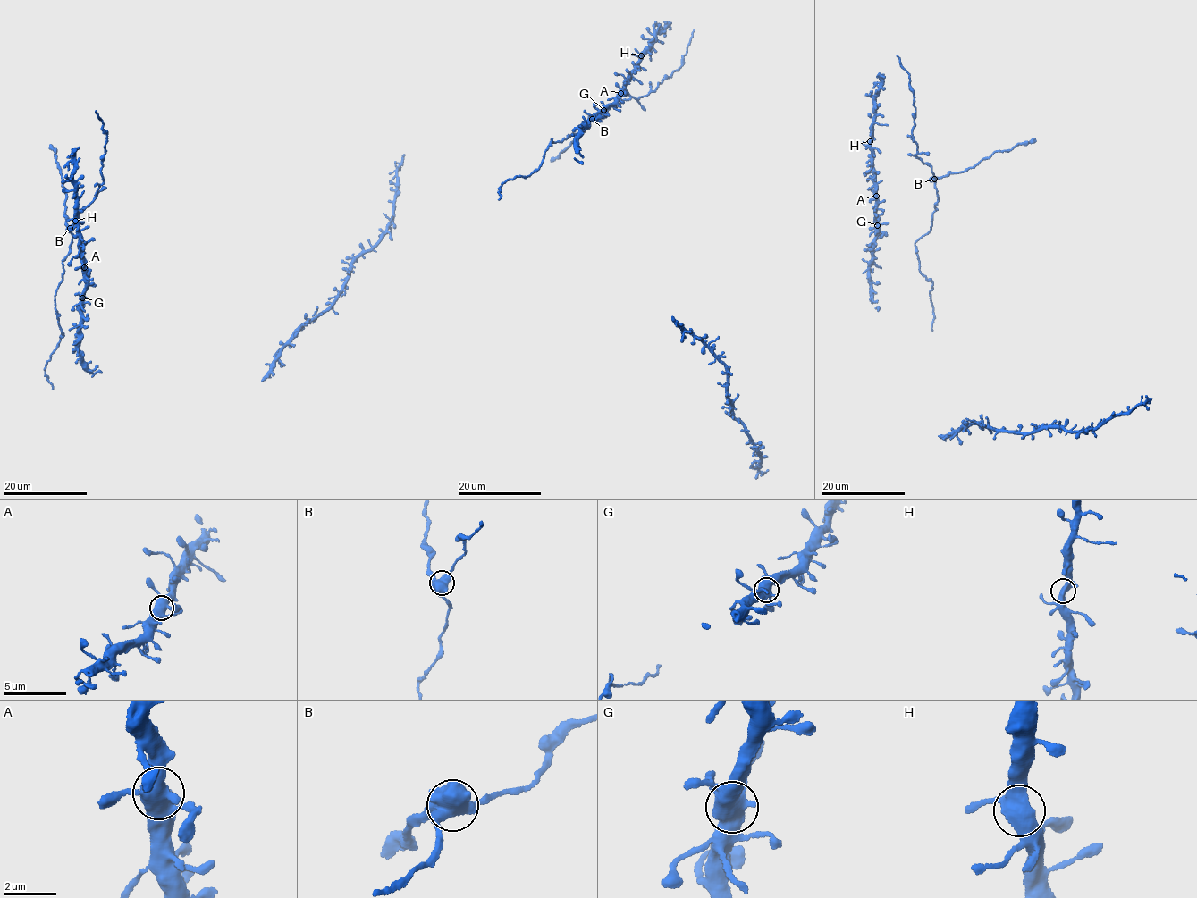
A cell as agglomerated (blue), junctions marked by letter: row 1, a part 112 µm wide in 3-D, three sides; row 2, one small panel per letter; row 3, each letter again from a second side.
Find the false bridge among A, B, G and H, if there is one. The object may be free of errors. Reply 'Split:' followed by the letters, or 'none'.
Split: B

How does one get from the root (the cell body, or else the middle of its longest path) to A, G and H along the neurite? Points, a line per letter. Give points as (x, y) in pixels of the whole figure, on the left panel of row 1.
A: (82, 352), (79, 343), (85, 287), (84, 267)
G: (82, 352), (79, 343), (82, 297)
H: (82, 352), (79, 348), (80, 322), (85, 279), (82, 245), (79, 243), (79, 226), (75, 221)

